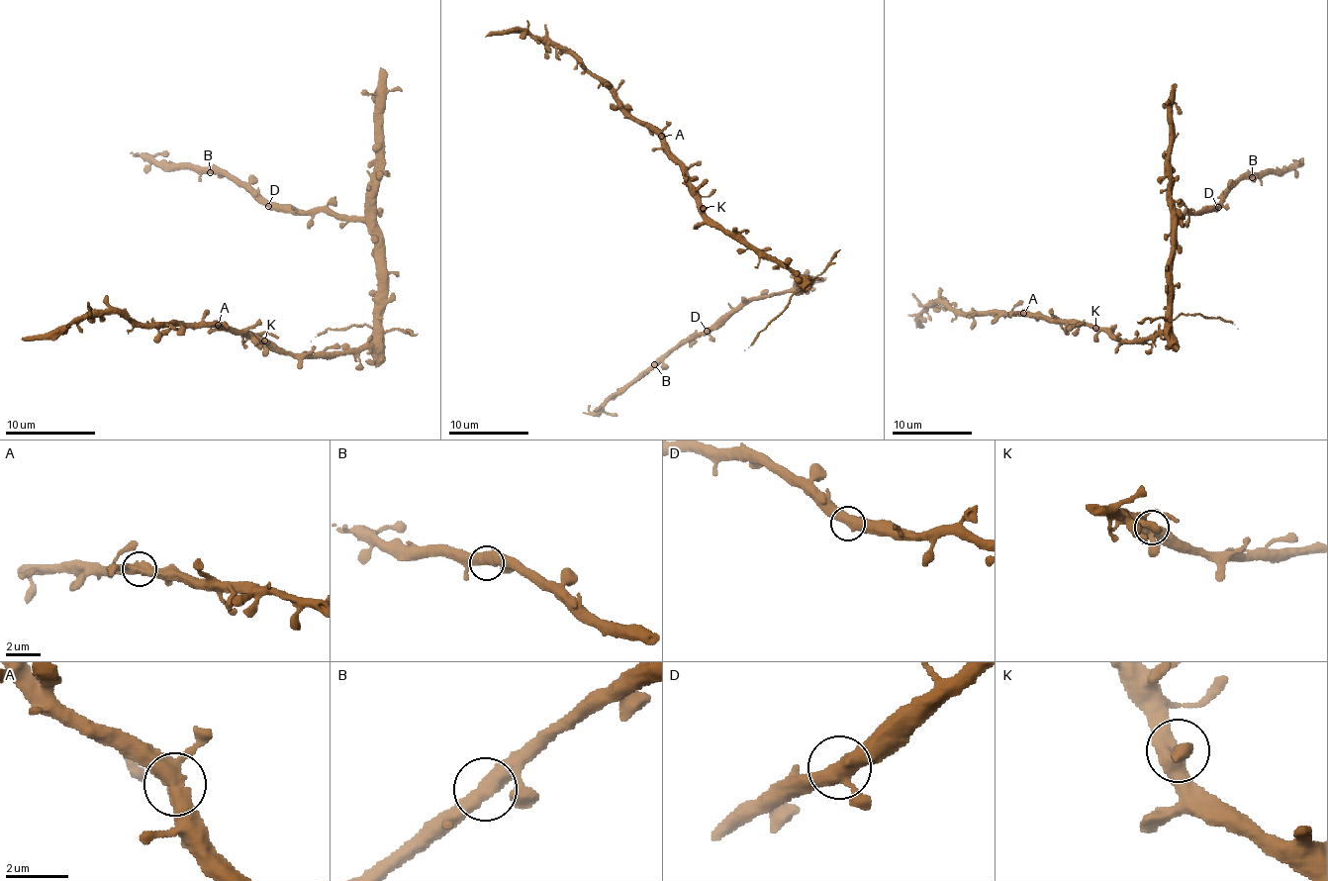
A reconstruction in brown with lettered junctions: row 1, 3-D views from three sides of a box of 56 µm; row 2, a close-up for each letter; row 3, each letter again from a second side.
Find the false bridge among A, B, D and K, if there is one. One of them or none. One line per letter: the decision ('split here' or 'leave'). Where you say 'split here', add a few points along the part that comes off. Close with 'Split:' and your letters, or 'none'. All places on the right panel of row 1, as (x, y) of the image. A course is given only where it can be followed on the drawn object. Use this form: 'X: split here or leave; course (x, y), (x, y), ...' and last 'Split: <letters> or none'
A: leave
B: leave
D: leave
K: leave
Split: none

